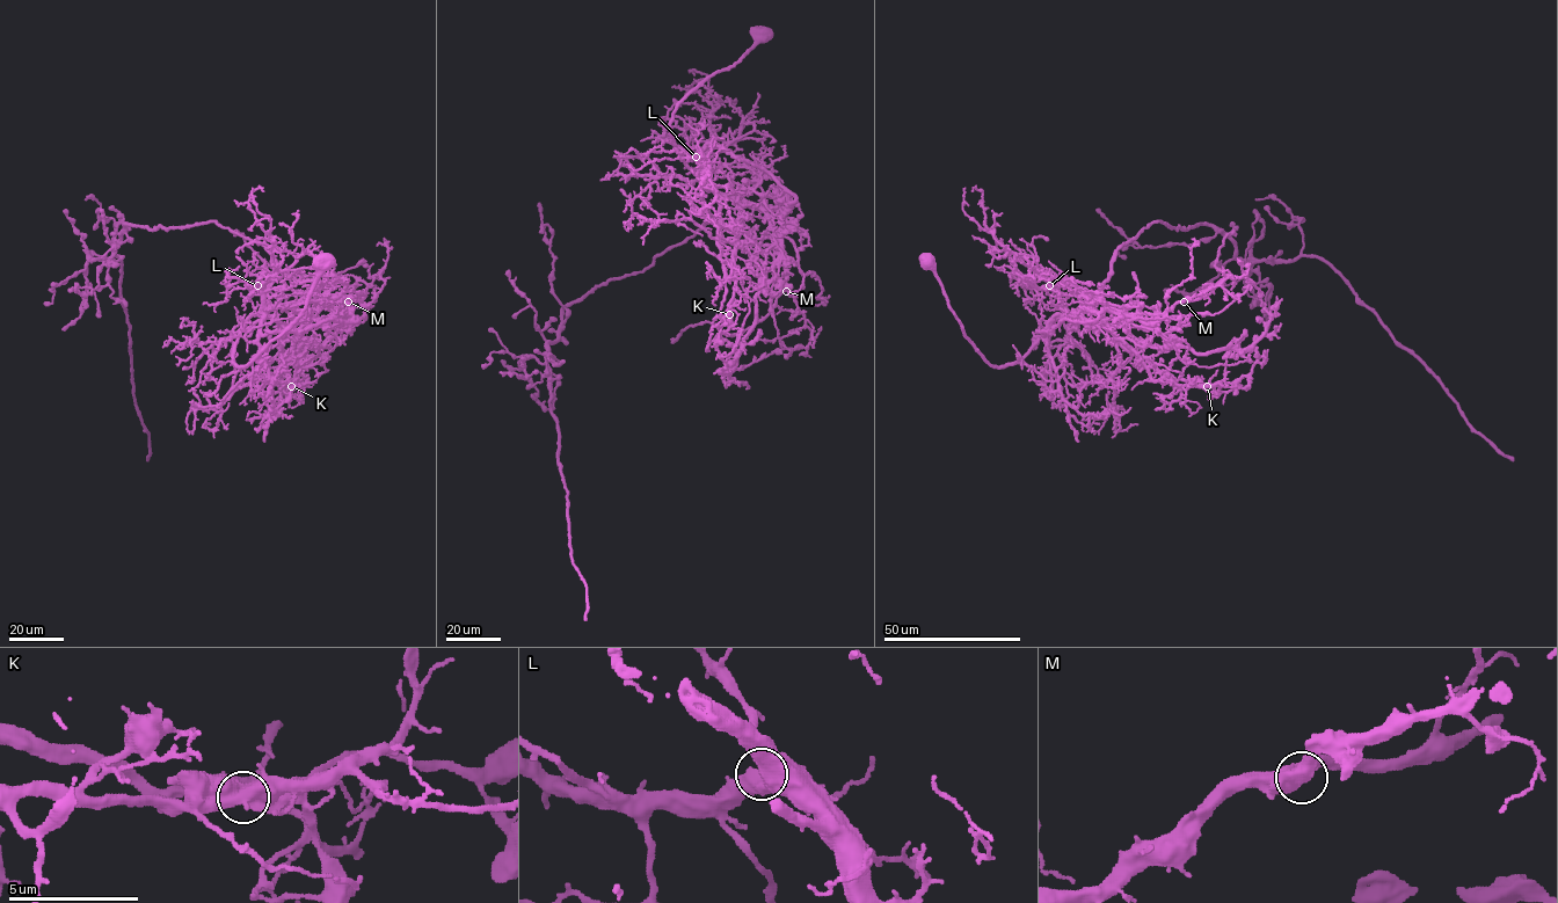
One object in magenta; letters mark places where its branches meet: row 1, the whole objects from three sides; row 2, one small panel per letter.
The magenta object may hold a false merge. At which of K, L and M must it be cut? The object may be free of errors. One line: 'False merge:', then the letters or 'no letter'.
False merge: K

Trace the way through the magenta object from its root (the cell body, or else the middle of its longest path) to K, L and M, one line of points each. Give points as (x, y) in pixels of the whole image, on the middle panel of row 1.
K: (762, 36), (736, 62), (701, 81), (677, 106), (670, 123), (681, 158), (707, 186), (740, 208), (729, 313)
L: (762, 36), (736, 62), (712, 73), (677, 106), (670, 123), (672, 141), (681, 158), (697, 172), (696, 157)
M: (762, 36), (677, 106), (670, 136), (681, 158), (707, 186), (764, 213), (785, 257), (786, 291)

